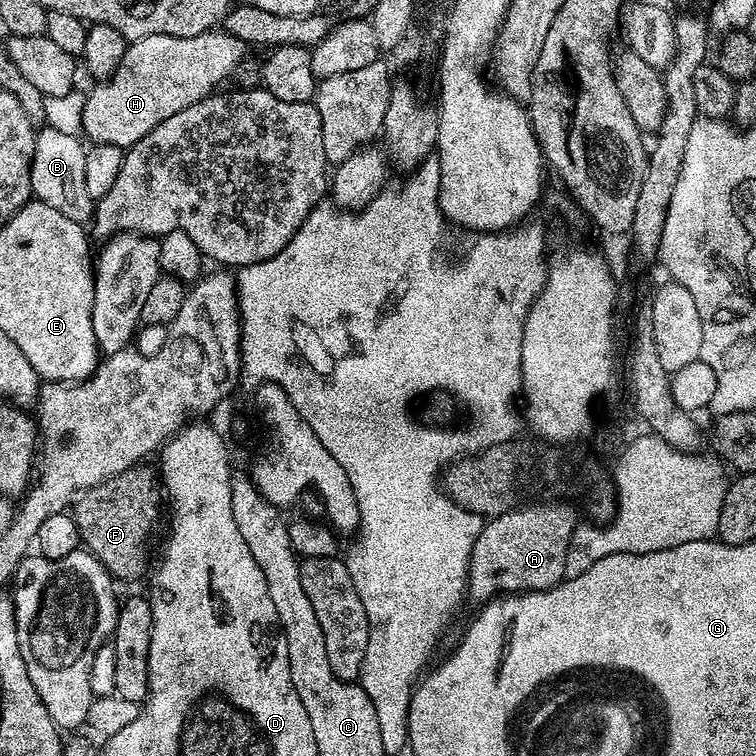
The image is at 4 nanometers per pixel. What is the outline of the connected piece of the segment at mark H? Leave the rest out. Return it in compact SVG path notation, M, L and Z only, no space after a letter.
M223 30L203 32L194 38L150 34L150 38L131 41L126 54L122 54L122 62L118 62L118 70L114 70L109 80L99 81L92 93L87 93L81 120L83 135L88 135L92 144L113 144L125 150L131 148L134 142L146 138L158 122L166 122L166 118L178 114L178 110L186 110L186 106L194 106L194 102L213 95L214 90L221 87L219 84L243 62L244 52L244 43Z

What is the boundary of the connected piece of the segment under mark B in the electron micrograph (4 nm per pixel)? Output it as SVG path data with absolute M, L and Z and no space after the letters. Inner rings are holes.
M44 126L36 132L34 154L32 155L32 169L30 182L32 195L42 201L58 214L66 214L74 222L87 225L91 221L94 202L90 194L86 194L86 158L87 151L80 149L81 137L62 134L61 131Z

